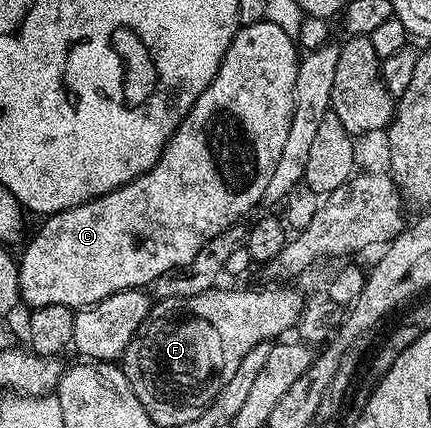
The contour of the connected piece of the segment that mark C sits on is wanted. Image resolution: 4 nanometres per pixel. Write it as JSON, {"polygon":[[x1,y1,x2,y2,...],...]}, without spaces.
{"polygon":[[267,20,263,22,259,22,258,24,250,24,249,26,241,26,239,30,237,30,236,35,234,36,234,40,230,44,230,48,226,48,226,56,224,57,224,63,218,68,218,72,214,76,214,80,207,88,202,92,202,96,198,96,198,100,193,104,191,108,188,110,188,115,184,117,184,119,178,124,178,128,172,134,172,137,169,138,168,143,166,144,166,148,162,152,162,156,158,159,155,164,148,169,142,176,138,176,134,179,133,182,127,182,124,186,120,186,114,192,110,192,106,196,98,196,94,200,90,200,86,204,78,204,74,208,66,208,62,212,58,212,57,214,47,215,43,219,44,222,40,226,40,231,37,232,36,235,33,236,32,239,28,242,28,247,24,250,24,255,19,255,18,265,20,271,18,272,18,284,20,285,20,301,28,308,35,308,37,306,49,306,50,304,62,304,63,306,70,306,73,308,83,308,85,306,93,306,94,304,98,304,102,300,106,300,110,296,114,296,118,292,122,292,123,290,138,290,141,288,151,287,152,283,156,281,158,276,162,276,163,274,169,274,172,270,178,270,185,266,192,265,194,259,198,256,198,252,205,246,214,236,218,236,225,230,226,228,230,228,231,226,237,225,241,221,240,217,243,214,248,214,252,209,255,208,256,205,261,205,264,202,264,193,266,192,266,184,270,184,270,176,274,176,274,168,278,165,278,156,282,156,282,148,286,144,286,135,290,133,290,120,294,116,294,84,298,80,298,68,300,67,301,55,299,53,296,54,296,50,298,51,297,43,294,41,294,38,288,35,286,32,282,30,282,28,278,28,277,24,270,23]]}

